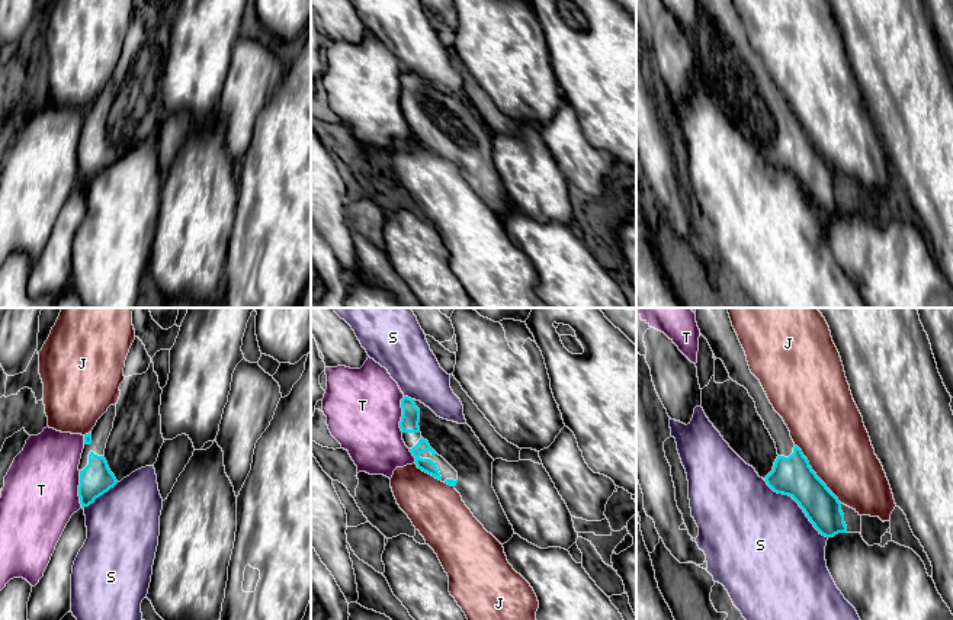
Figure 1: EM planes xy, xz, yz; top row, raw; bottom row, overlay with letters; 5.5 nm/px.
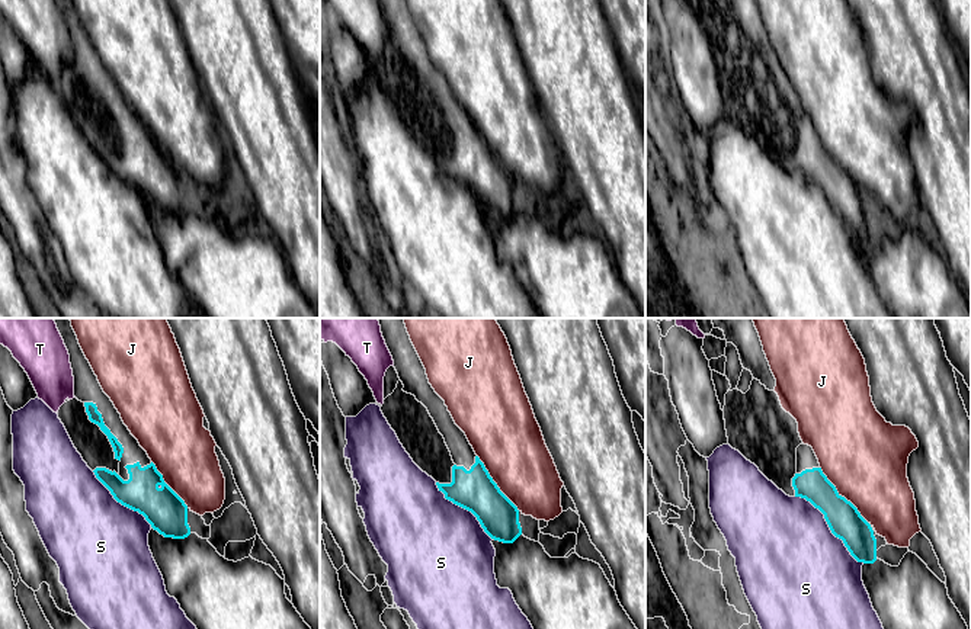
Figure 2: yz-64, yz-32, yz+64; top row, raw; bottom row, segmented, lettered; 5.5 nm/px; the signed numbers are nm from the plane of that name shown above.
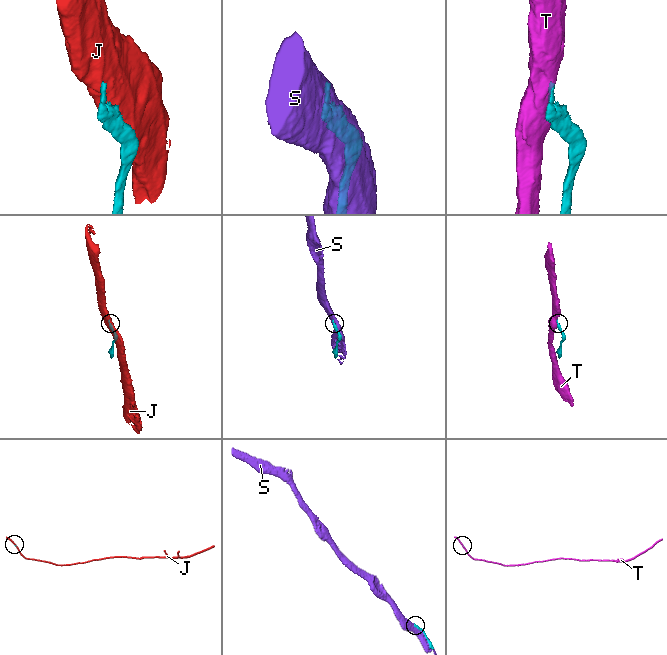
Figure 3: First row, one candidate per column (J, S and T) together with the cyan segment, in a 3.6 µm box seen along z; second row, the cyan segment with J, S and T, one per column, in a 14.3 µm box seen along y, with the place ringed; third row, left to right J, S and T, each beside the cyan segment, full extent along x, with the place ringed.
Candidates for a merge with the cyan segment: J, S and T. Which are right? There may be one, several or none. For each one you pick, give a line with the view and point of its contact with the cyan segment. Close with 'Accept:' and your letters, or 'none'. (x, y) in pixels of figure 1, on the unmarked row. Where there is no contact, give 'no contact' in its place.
Accept: none

